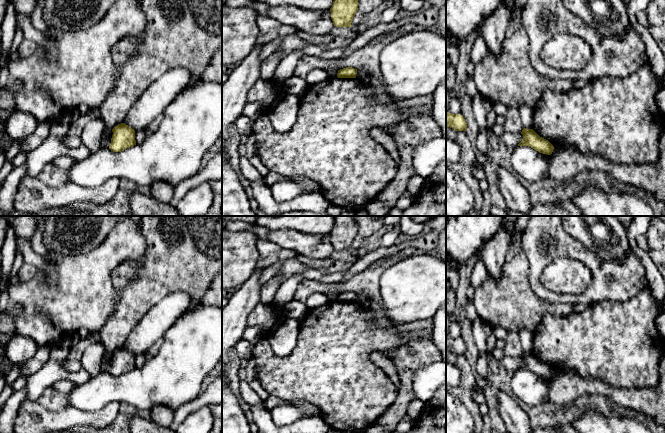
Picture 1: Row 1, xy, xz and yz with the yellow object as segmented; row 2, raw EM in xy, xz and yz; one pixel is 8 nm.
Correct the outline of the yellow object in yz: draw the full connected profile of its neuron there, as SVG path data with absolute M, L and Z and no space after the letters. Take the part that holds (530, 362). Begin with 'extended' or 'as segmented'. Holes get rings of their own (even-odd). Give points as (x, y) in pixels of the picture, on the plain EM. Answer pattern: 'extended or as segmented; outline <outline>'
as segmented; outline M523 352L521 358L523 363L518 370L529 370L540 377L552 378L554 370L548 364L540 361L533 353Z

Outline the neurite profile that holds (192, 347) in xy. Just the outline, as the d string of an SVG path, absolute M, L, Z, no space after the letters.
M192 301L163 336L163 344L155 356L148 357L141 368L121 376L101 371L87 382L76 385L68 395L70 407L96 411L110 402L128 403L139 410L167 406L175 411L196 399L204 379L222 358L222 308Z

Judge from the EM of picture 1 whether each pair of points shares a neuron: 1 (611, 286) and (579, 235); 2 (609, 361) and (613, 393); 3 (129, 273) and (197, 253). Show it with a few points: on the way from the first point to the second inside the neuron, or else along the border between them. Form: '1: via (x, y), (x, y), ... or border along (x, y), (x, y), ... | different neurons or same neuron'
1: border along (569, 235), (591, 250), (600, 260), (609, 260) | different neurons
2: border along (591, 379), (600, 379), (616, 388), (635, 388) | different neurons
3: via (146, 273), (160, 273), (180, 256) | same neuron

